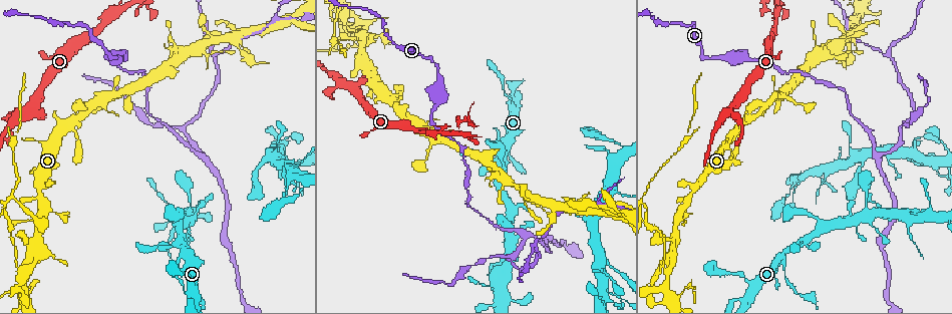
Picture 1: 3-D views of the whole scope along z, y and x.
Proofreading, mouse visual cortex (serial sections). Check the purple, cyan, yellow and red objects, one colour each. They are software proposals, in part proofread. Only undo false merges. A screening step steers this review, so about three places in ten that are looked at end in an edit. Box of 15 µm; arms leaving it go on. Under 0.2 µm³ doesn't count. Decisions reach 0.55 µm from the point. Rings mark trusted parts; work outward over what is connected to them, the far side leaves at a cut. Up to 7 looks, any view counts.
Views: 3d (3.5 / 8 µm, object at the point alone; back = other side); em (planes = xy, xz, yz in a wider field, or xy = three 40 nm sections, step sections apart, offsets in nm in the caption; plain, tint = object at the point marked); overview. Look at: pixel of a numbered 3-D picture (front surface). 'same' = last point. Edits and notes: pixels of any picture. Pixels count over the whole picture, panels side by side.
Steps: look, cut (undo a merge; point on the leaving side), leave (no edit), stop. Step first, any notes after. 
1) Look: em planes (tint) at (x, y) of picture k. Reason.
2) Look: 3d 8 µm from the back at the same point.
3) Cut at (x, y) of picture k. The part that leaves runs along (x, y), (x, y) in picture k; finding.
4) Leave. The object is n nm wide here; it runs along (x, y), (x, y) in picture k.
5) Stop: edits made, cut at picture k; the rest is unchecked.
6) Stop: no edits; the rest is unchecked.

Look: 3d 8 µm at (778, 11) of picture 1. Three arms meet.

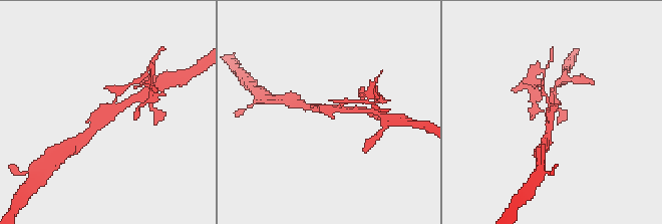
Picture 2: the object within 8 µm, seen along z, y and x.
Look: 3d 3.5 µm at (550, 110) of picture 2.

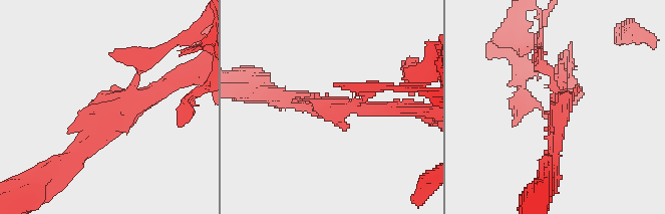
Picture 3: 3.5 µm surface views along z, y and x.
Look: em xy step 3 (tint) at (346, 109) of picture 3. 3 arms meet here; the arms are 150, 250, 250 nm wide; need the tissue.

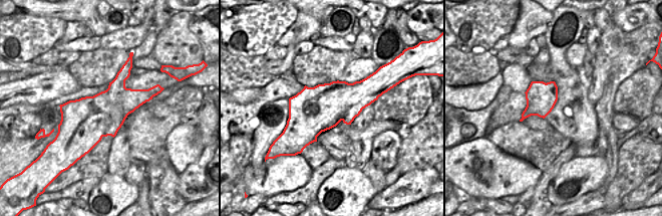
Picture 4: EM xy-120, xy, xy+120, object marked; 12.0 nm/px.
Cut at (355, 88) of picture 3. The part that leaves runs along (360, 101), (366, 94), (357, 86), (333, 84) in picture 3; a second cell is stuck on.

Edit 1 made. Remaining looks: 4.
Look: em planes (tint) at (878, 154) of picture 1. Arms part here.

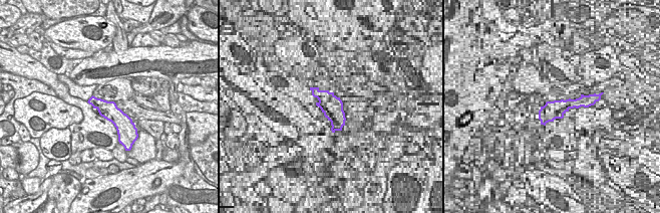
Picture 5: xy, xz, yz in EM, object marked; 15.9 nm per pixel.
Look: 3d 3.5 µm at the same point.

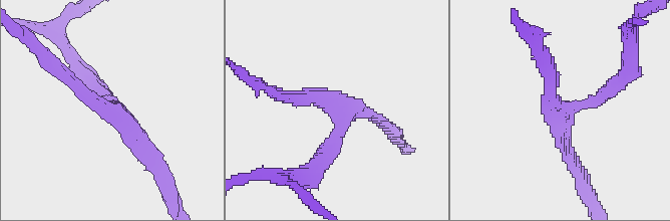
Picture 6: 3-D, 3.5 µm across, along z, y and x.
Leave. One cell here.

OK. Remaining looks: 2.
Look: 3d 3.5 µm from the back at (902, 131) of picture 1.

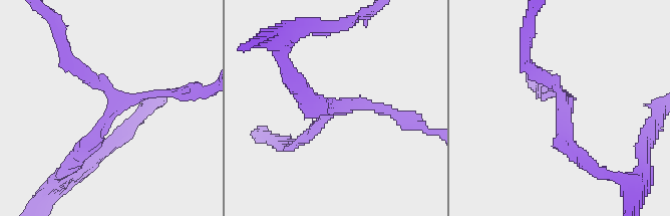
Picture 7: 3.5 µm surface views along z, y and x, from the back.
Look: em xy step 1 (tint) at (565, 104) of picture 7.

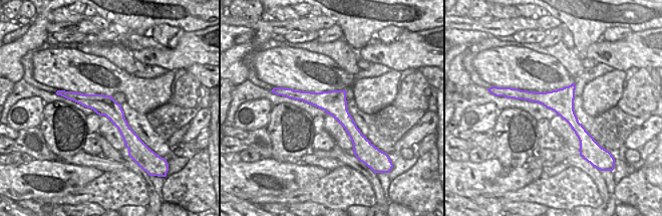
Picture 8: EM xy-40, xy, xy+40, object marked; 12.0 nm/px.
Leave. It runs along (517, 91), (552, 99), (588, 137) in picture 8; continuous, no second cell.

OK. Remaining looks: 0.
Stop: edits made, cut at picture 3; the rest is unchecked.

